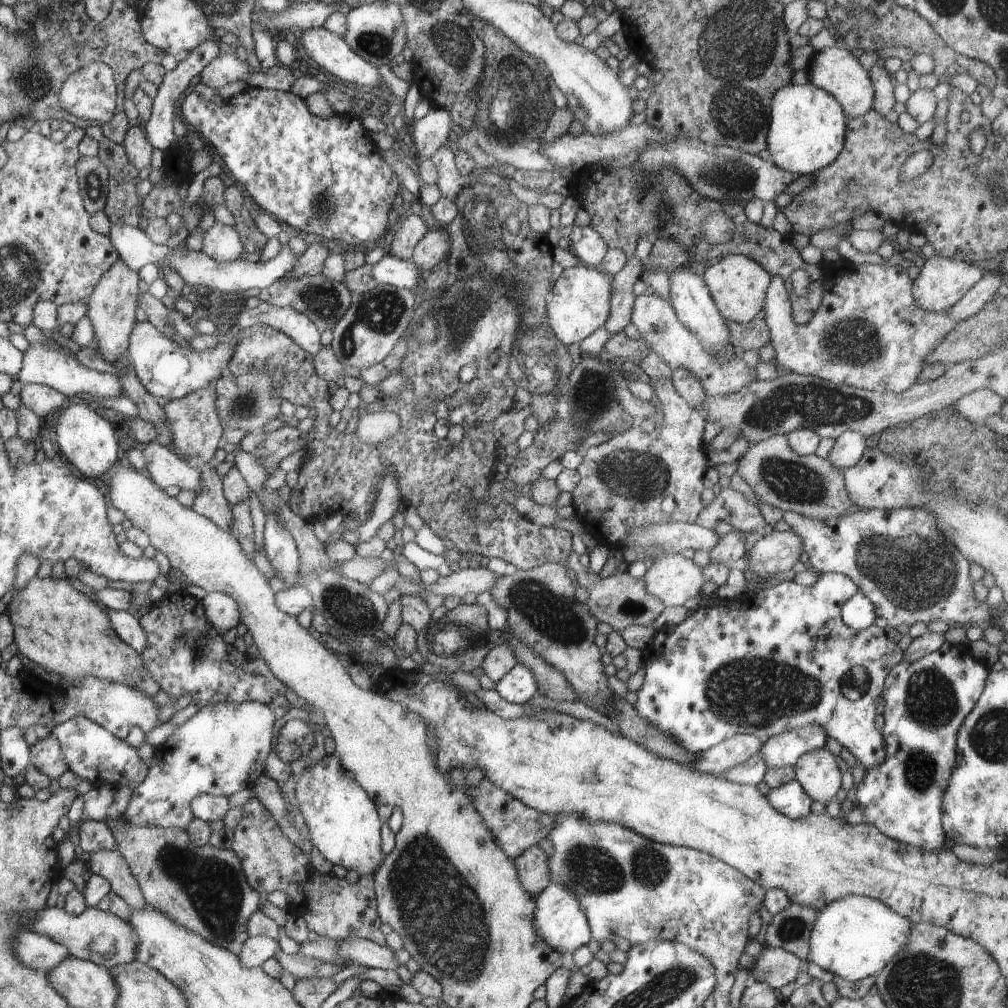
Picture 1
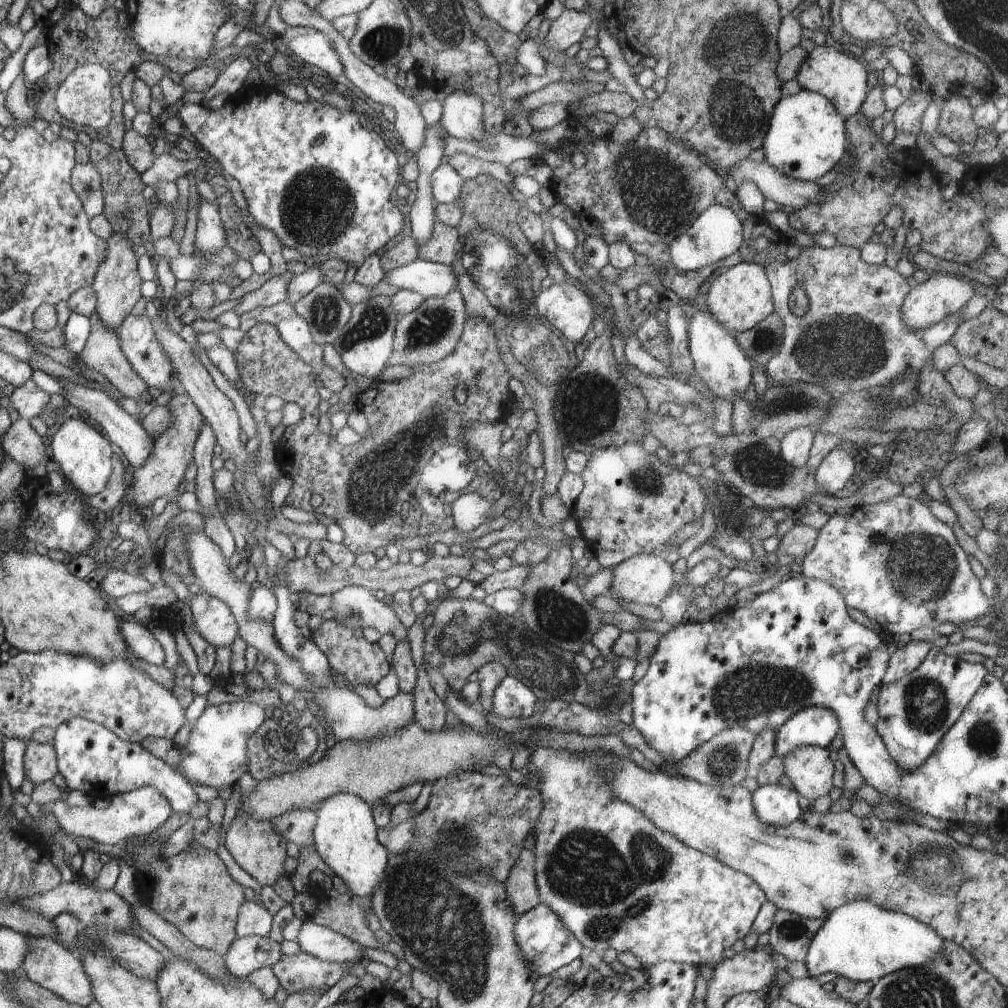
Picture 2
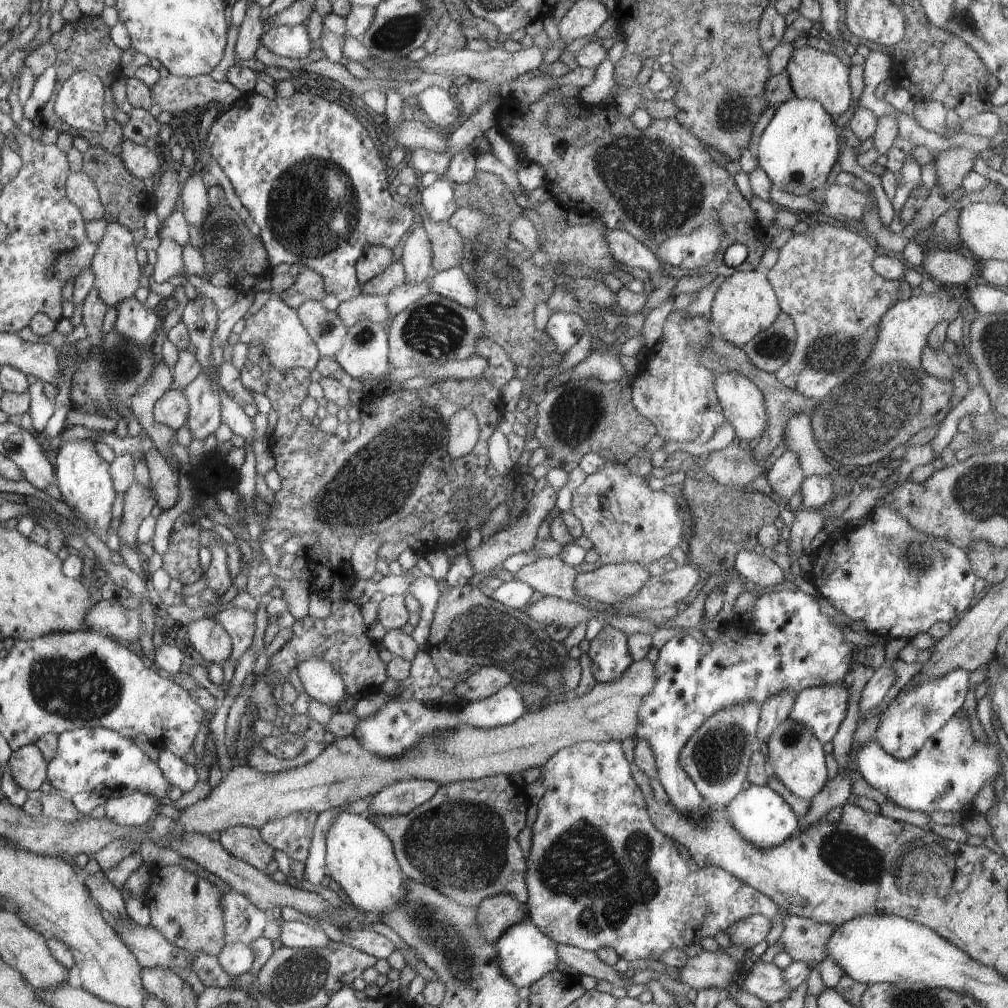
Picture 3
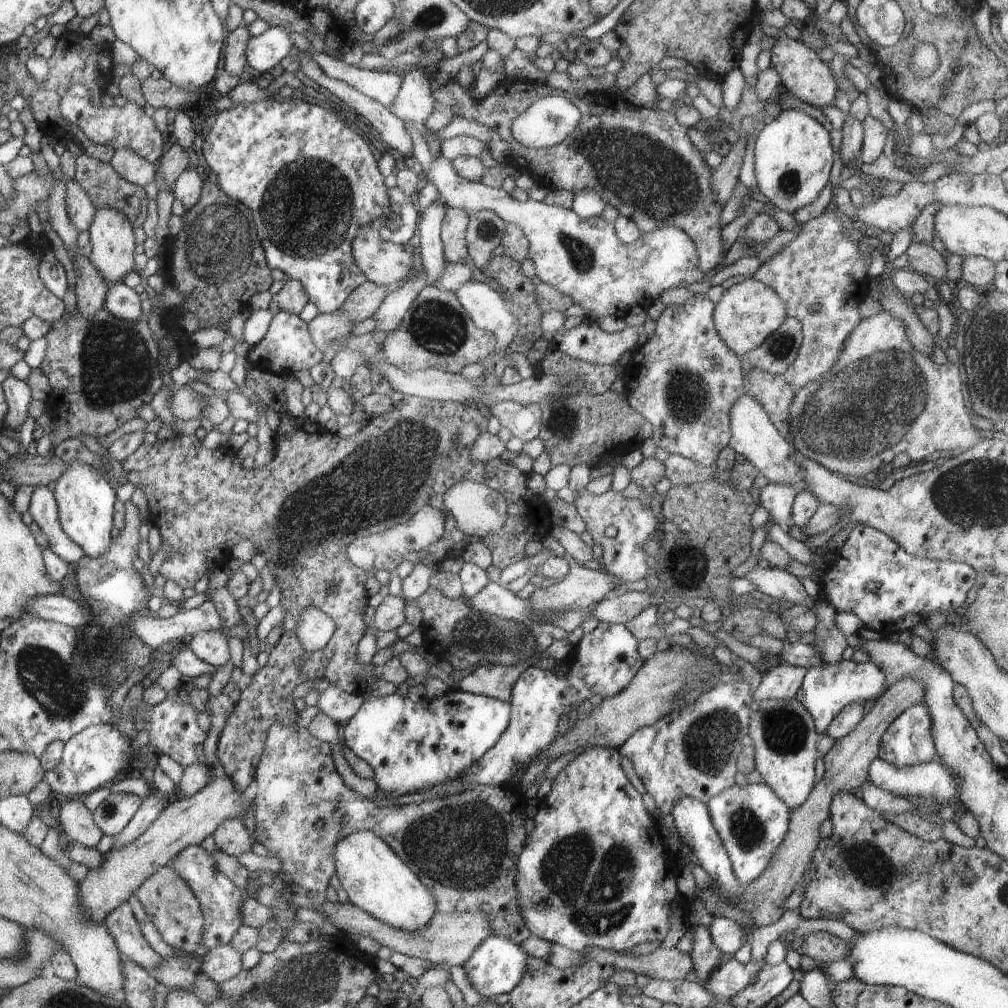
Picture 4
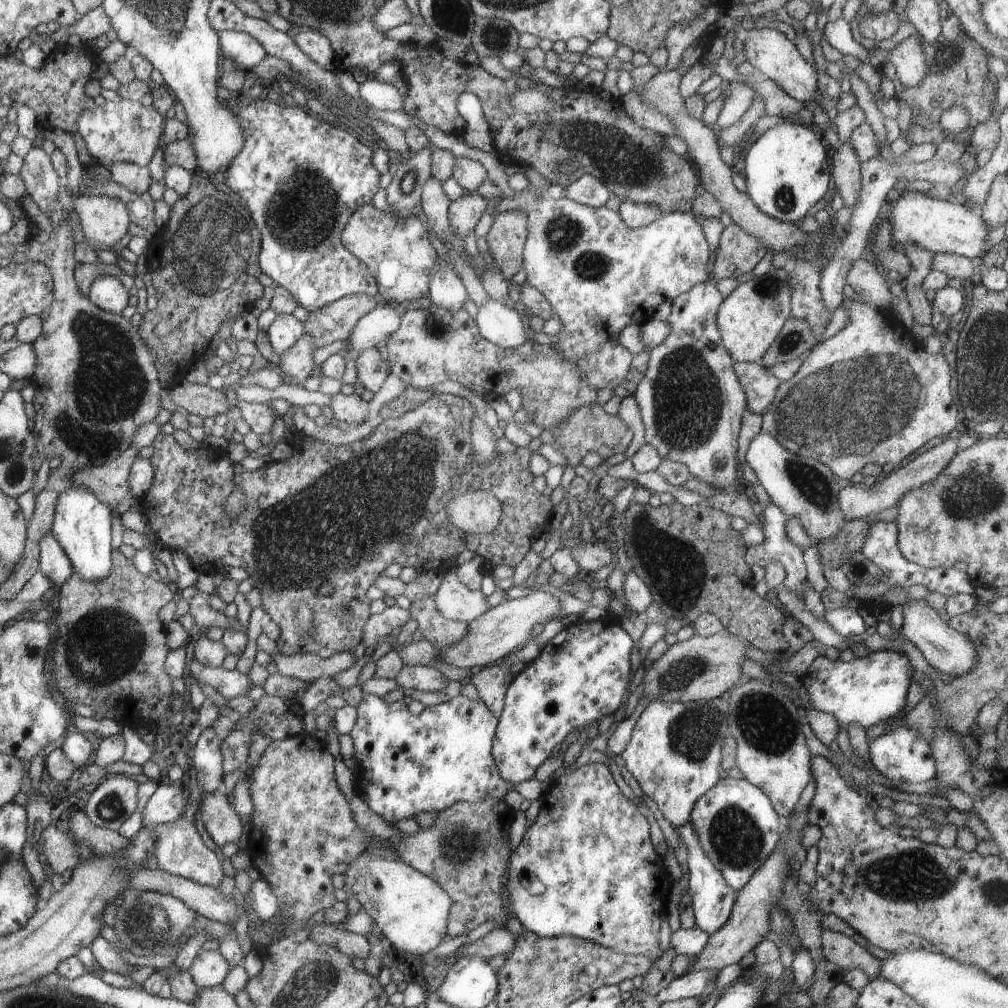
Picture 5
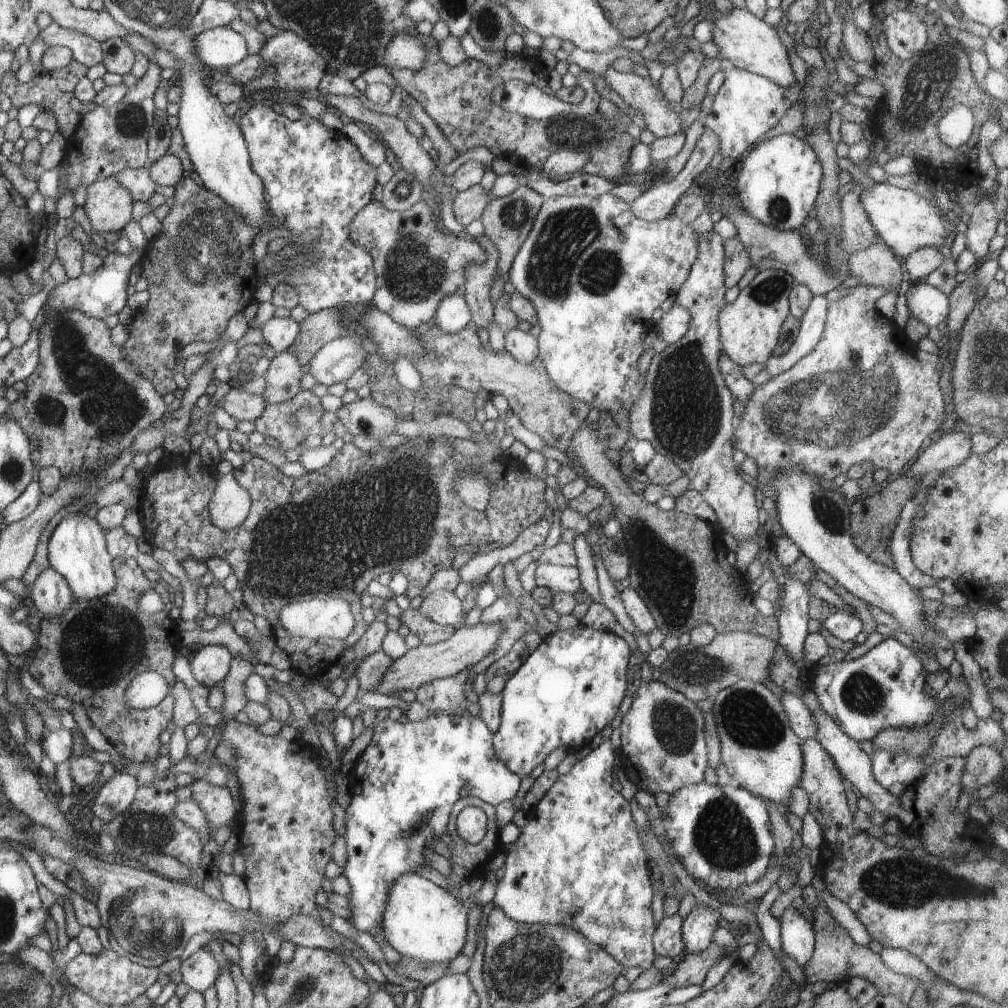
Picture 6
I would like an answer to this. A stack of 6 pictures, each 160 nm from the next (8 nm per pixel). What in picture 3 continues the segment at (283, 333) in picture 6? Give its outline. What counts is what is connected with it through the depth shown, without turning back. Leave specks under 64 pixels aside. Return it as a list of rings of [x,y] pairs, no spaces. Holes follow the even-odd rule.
[[[272,293],[264,306],[247,320],[240,341],[249,348],[252,344],[258,344],[258,341],[263,343],[268,350],[265,352],[266,360],[279,371],[302,367],[312,372],[322,357],[307,328],[302,326],[297,310],[290,308],[278,293]]]

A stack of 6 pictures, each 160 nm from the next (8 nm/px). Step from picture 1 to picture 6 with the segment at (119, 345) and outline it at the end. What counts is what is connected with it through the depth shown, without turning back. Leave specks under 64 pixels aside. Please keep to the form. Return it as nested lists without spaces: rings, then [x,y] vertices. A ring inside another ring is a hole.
[[[112,175],[87,186],[83,208],[94,232],[123,233],[126,224],[134,220],[135,202],[133,193]]]

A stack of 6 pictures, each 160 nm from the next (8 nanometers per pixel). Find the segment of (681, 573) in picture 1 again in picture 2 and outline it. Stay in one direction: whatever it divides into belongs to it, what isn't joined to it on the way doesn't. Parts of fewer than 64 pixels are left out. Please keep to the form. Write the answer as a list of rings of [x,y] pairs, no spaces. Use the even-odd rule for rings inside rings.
[[[631,556],[613,568],[612,584],[607,595],[629,603],[636,602],[636,604],[649,604],[658,607],[666,596],[674,593],[681,580],[682,574],[674,572],[672,565],[662,556]]]

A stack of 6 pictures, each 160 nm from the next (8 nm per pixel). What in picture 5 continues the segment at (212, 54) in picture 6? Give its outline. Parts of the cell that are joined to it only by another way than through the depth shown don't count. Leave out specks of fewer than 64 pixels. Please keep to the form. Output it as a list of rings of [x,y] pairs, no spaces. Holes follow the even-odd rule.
[[[240,31],[221,32],[222,56],[247,72],[268,55],[264,46],[253,36]]]

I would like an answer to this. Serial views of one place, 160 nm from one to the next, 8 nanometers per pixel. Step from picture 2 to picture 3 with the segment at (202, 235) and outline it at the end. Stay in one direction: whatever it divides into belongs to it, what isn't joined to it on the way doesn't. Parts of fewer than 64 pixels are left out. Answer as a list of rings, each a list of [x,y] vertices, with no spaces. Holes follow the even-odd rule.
[[[200,169],[186,178],[180,198],[182,198],[182,212],[188,224],[201,226],[204,222],[211,207],[207,194]]]

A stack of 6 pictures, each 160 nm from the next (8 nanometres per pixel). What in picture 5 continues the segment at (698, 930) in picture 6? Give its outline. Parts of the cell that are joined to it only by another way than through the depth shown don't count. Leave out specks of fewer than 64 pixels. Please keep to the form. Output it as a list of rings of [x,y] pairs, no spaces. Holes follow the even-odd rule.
[[[688,821],[679,828],[679,833],[688,852],[687,862],[690,878],[687,892],[690,893],[692,899],[692,908],[695,916],[694,929],[701,930],[711,936],[728,922],[737,899],[737,892],[725,883],[722,873],[719,872],[719,869],[716,869],[714,863],[706,856],[699,838],[696,836],[693,824]]]

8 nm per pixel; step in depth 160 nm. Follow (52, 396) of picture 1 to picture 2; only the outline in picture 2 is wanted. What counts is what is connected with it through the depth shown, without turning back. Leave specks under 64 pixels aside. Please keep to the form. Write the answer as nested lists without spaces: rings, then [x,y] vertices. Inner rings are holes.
[[[28,379],[9,396],[9,408],[14,408],[20,418],[30,420],[42,414],[46,405],[49,405],[49,400],[50,394],[39,388],[32,379]]]

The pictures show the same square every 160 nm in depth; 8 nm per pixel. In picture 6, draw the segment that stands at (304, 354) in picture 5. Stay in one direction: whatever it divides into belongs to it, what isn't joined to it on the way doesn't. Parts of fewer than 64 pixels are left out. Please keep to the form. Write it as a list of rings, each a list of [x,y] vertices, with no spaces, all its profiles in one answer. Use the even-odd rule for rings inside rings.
[[[288,351],[277,353],[269,362],[264,377],[267,385],[261,395],[267,405],[289,401],[302,390],[302,365],[296,355]]]

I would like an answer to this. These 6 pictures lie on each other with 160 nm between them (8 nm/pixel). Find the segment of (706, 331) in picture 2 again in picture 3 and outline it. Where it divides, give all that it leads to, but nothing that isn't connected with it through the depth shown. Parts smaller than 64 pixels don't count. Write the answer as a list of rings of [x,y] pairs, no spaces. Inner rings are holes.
[[[715,373],[715,391],[725,420],[732,424],[736,440],[753,447],[758,444],[769,425],[769,416],[763,394],[745,376],[736,373]]]

